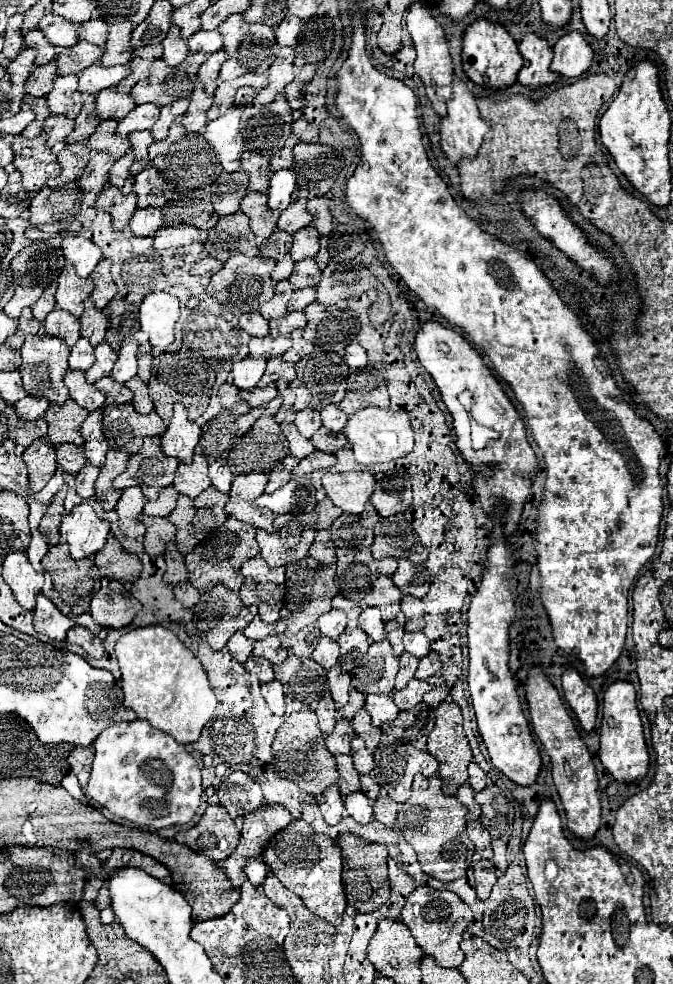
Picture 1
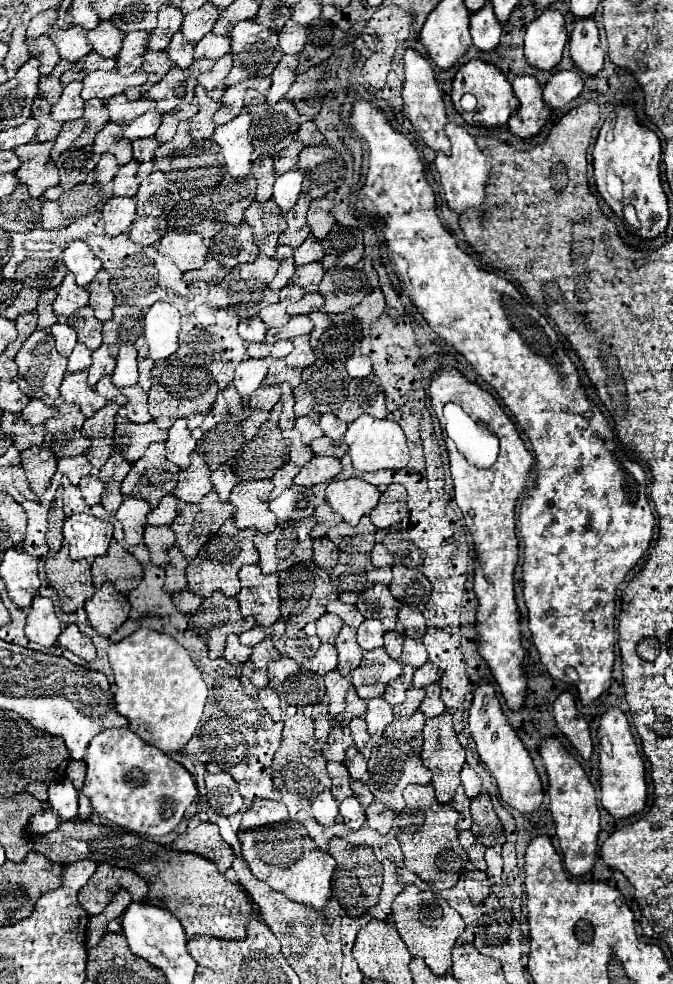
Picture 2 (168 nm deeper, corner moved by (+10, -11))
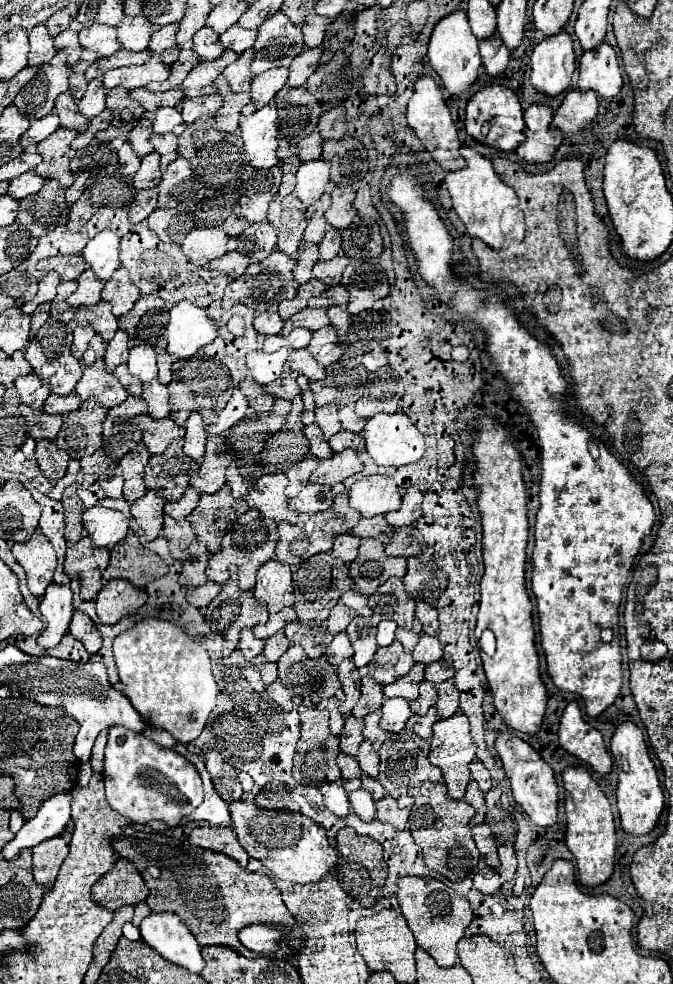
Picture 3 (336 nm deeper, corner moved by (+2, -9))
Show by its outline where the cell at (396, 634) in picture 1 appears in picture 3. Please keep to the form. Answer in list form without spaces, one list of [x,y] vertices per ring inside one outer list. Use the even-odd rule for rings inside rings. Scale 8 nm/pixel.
[[[397,629],[397,641],[405,647],[405,651],[407,653],[411,653],[413,651],[413,647],[417,645],[417,641],[419,641],[420,635],[417,633],[413,633],[413,631],[405,631],[405,629]]]

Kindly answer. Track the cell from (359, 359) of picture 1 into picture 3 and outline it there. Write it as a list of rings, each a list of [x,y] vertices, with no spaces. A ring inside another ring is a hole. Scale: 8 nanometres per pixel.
[[[377,345],[373,351],[365,353],[365,357],[363,357],[363,365],[365,365],[369,371],[376,371],[387,365],[387,357],[383,357],[383,355],[385,355],[385,353],[379,353],[379,345]]]

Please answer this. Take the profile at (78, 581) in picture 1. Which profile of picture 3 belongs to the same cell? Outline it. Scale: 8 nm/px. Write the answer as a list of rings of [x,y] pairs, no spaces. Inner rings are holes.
[[[83,537],[79,543],[67,549],[65,557],[65,573],[69,577],[77,577],[81,583],[81,599],[89,601],[101,591],[103,577],[101,573],[107,569],[109,549],[93,547],[91,537]]]

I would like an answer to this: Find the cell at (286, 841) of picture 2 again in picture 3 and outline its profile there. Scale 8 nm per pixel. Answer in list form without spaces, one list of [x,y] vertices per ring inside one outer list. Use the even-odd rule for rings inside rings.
[[[249,801],[229,803],[229,813],[233,819],[233,831],[237,833],[243,849],[283,881],[319,881],[331,867],[337,865],[337,853],[329,845],[325,829],[301,813],[261,809]]]

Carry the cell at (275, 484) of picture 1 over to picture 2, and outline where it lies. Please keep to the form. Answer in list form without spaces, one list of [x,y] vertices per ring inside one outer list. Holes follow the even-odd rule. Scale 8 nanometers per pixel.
[[[286,463],[283,467],[275,471],[271,481],[273,481],[274,489],[270,493],[270,501],[276,499],[285,491],[291,487],[294,483],[294,478],[299,473],[300,468],[294,463]]]

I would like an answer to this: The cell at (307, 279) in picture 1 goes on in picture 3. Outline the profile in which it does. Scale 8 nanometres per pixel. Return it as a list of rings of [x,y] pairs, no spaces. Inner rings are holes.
[[[341,251],[331,261],[319,261],[315,265],[315,269],[313,269],[313,277],[315,279],[321,279],[327,287],[339,285],[341,283],[341,275],[343,275],[343,269],[347,265],[349,265],[349,257]]]

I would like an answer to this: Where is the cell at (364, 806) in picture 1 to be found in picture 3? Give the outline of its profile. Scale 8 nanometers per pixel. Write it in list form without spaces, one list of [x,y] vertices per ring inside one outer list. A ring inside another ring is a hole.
[[[357,789],[357,791],[351,791],[349,793],[349,801],[351,801],[351,807],[353,811],[363,819],[363,821],[373,821],[375,819],[375,803],[373,803],[373,797],[369,791],[365,789]]]

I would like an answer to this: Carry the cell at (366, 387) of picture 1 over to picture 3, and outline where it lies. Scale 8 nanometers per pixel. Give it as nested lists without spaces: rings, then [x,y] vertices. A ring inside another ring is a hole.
[[[387,365],[377,371],[369,371],[369,381],[365,395],[355,403],[357,415],[373,417],[375,413],[397,413],[399,401],[405,395],[401,377]]]

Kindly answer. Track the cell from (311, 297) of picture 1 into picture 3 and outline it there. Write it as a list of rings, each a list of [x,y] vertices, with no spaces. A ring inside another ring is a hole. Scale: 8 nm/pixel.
[[[335,285],[329,287],[323,295],[309,299],[309,307],[333,307],[333,305],[341,305],[345,307],[349,303],[349,291],[343,285]]]

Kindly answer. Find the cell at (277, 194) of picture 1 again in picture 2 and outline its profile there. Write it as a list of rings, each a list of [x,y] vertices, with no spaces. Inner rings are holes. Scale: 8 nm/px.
[[[291,169],[275,179],[273,201],[283,213],[287,213],[297,203],[297,197],[301,193],[301,181],[303,181],[303,173],[297,169]]]

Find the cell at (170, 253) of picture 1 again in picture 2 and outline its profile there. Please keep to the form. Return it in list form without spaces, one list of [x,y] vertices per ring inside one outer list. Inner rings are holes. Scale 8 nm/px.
[[[171,231],[163,235],[163,239],[159,239],[155,247],[161,255],[171,257],[181,271],[191,271],[195,267],[201,267],[209,259],[211,239],[213,237],[201,237],[197,233]]]

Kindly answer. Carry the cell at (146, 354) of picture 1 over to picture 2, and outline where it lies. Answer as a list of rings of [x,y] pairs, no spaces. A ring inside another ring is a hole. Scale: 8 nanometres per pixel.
[[[139,357],[139,385],[143,391],[151,389],[151,369],[153,361],[149,357]]]

